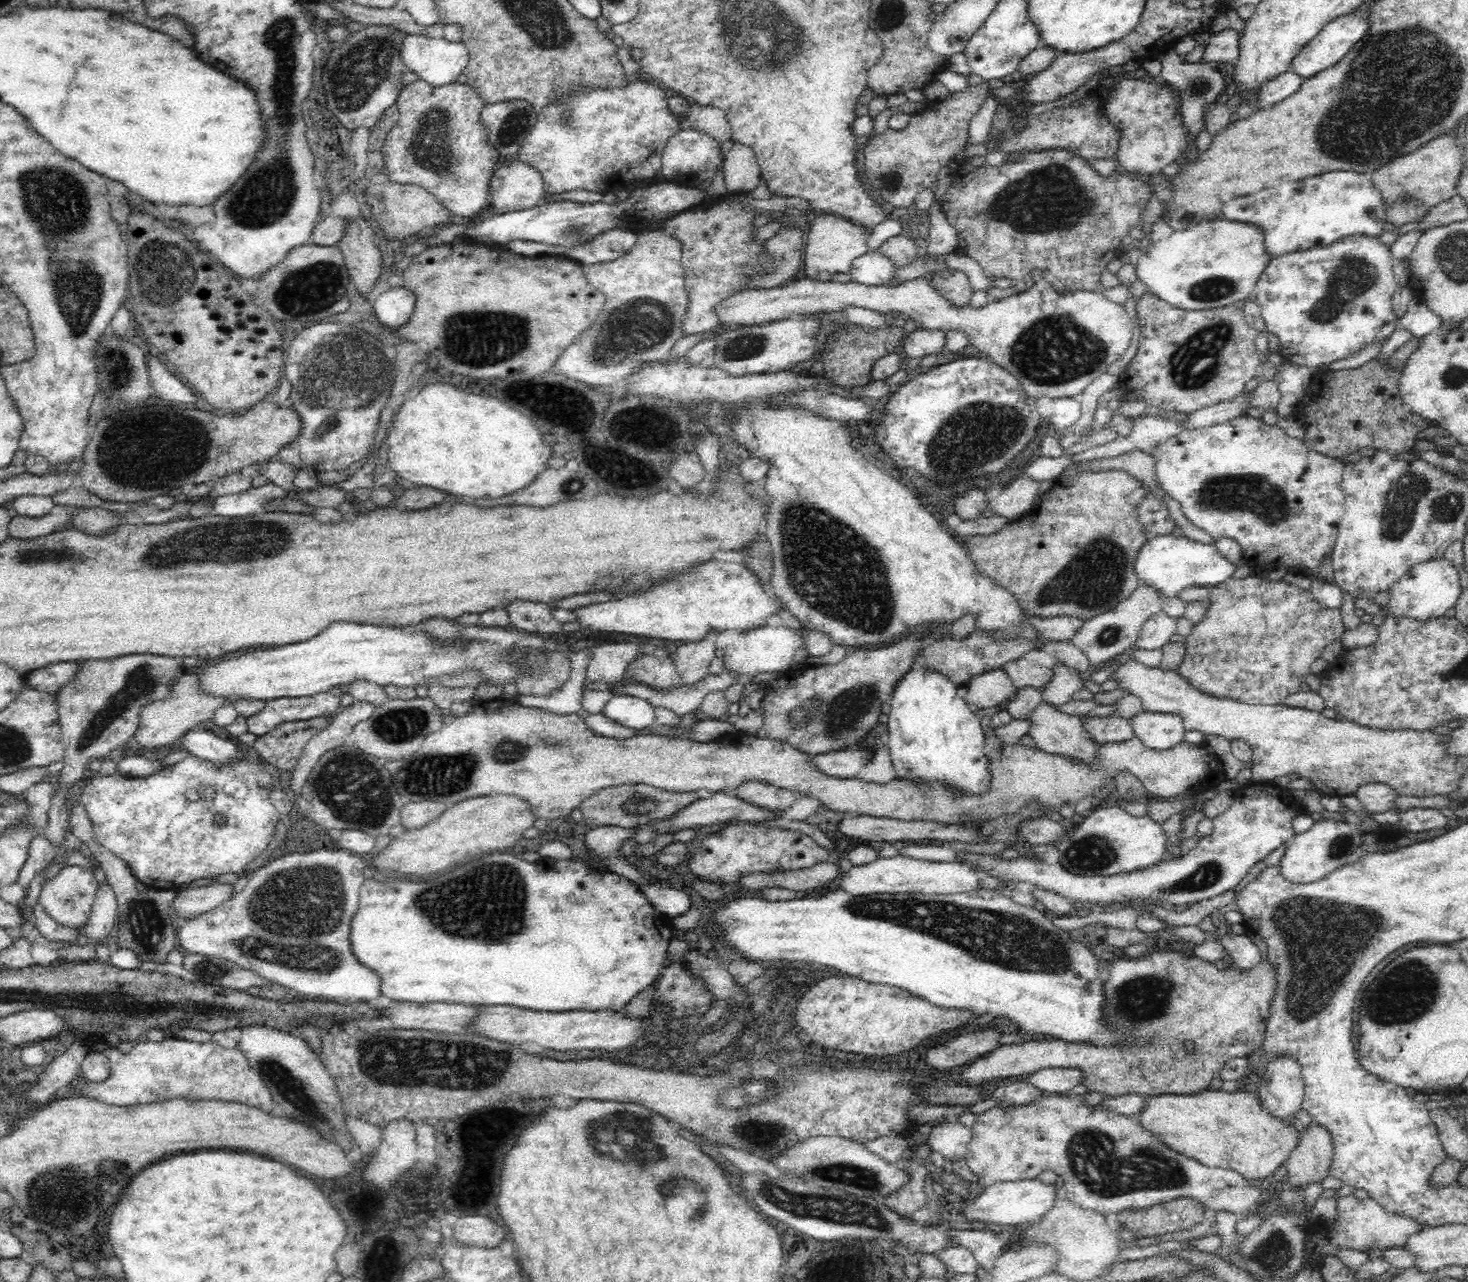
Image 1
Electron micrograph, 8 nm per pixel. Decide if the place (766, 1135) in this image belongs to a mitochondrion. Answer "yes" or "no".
yes

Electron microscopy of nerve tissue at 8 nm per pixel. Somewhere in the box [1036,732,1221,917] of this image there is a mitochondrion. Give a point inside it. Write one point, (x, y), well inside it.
(1089, 852)

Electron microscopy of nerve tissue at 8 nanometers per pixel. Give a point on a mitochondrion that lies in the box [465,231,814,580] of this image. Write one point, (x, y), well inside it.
(641, 325)

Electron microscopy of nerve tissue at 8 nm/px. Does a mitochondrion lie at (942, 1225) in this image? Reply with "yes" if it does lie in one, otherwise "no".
no

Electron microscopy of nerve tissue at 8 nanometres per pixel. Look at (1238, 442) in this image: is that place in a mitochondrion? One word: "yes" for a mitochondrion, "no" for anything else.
no

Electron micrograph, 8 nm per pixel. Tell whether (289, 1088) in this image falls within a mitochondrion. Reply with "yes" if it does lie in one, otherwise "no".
yes

